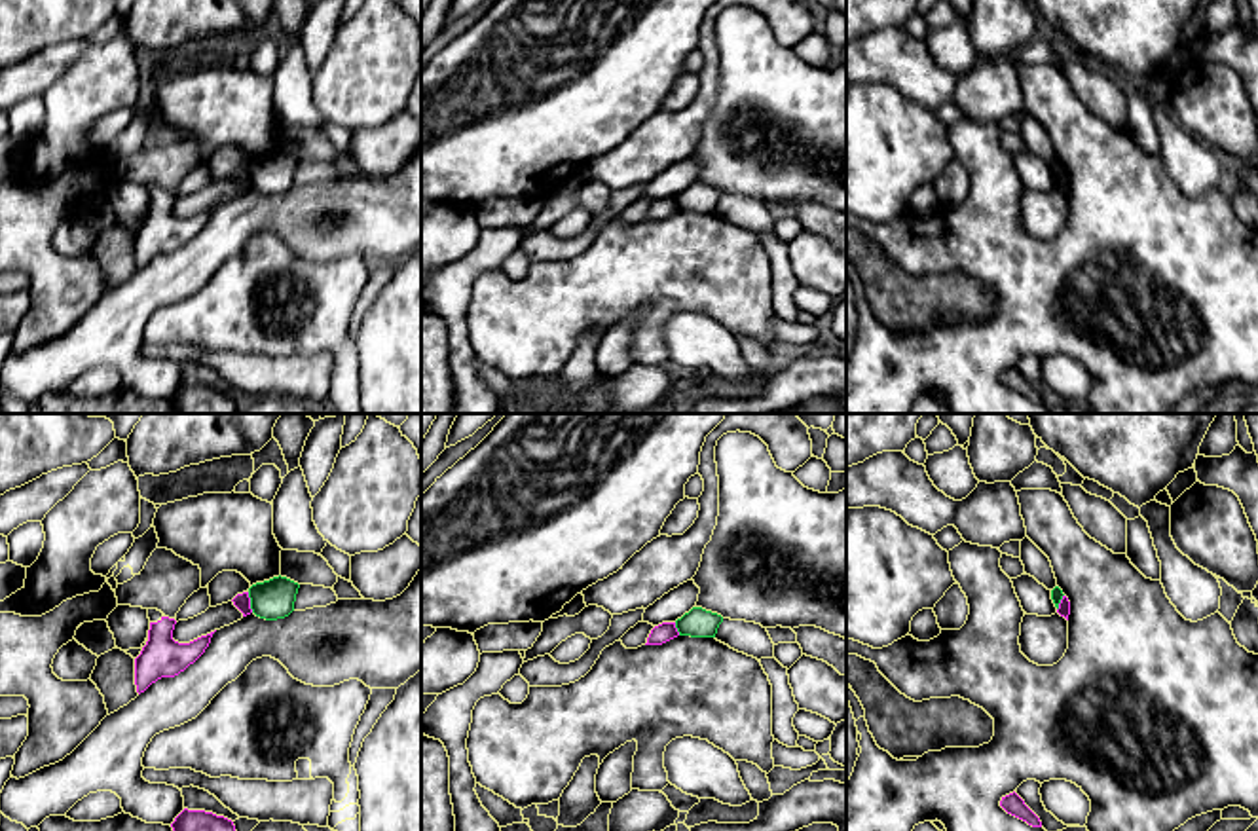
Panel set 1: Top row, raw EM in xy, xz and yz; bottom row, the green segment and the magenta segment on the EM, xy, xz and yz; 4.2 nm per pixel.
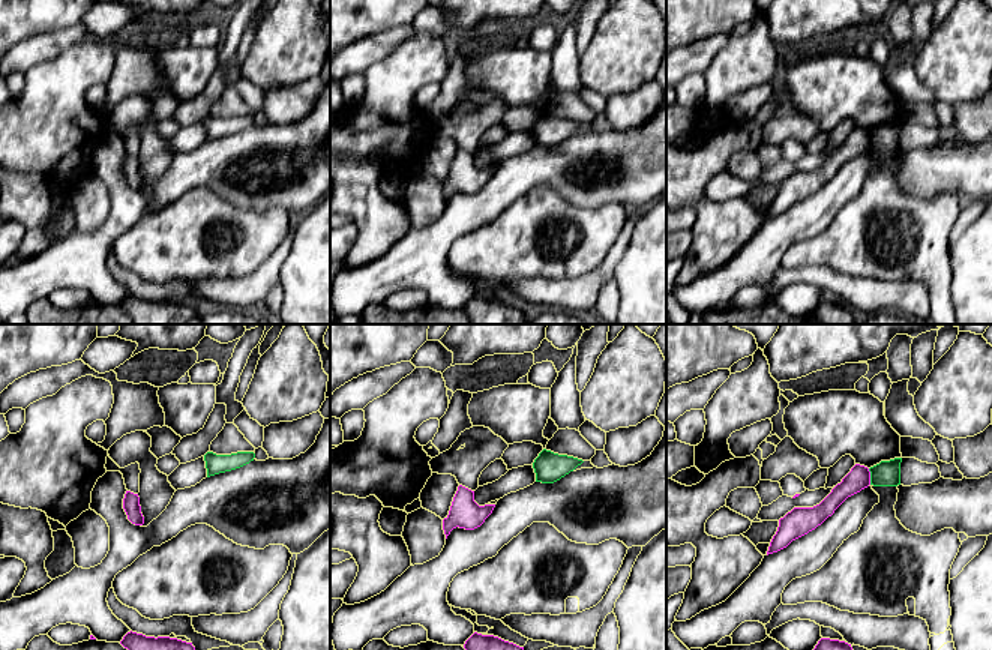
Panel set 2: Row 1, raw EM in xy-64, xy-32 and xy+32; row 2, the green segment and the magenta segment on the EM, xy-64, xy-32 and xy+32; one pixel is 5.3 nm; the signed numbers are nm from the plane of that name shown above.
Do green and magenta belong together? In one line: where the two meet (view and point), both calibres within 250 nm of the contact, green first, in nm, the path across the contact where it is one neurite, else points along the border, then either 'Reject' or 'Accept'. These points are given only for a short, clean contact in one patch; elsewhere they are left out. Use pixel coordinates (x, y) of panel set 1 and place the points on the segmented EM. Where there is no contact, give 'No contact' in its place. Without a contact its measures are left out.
Touches green at xy (251, 602). Thickness 170 nm (green) against 70 nm. Boundary: xy (247, 592), (253, 611). Reject

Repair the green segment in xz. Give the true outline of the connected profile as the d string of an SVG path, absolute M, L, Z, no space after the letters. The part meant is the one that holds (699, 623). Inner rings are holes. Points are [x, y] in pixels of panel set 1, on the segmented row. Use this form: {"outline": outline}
{"outline": "M693 607L681 619L675 620L679 636L691 637L715 637L723 617L702 607Z"}

